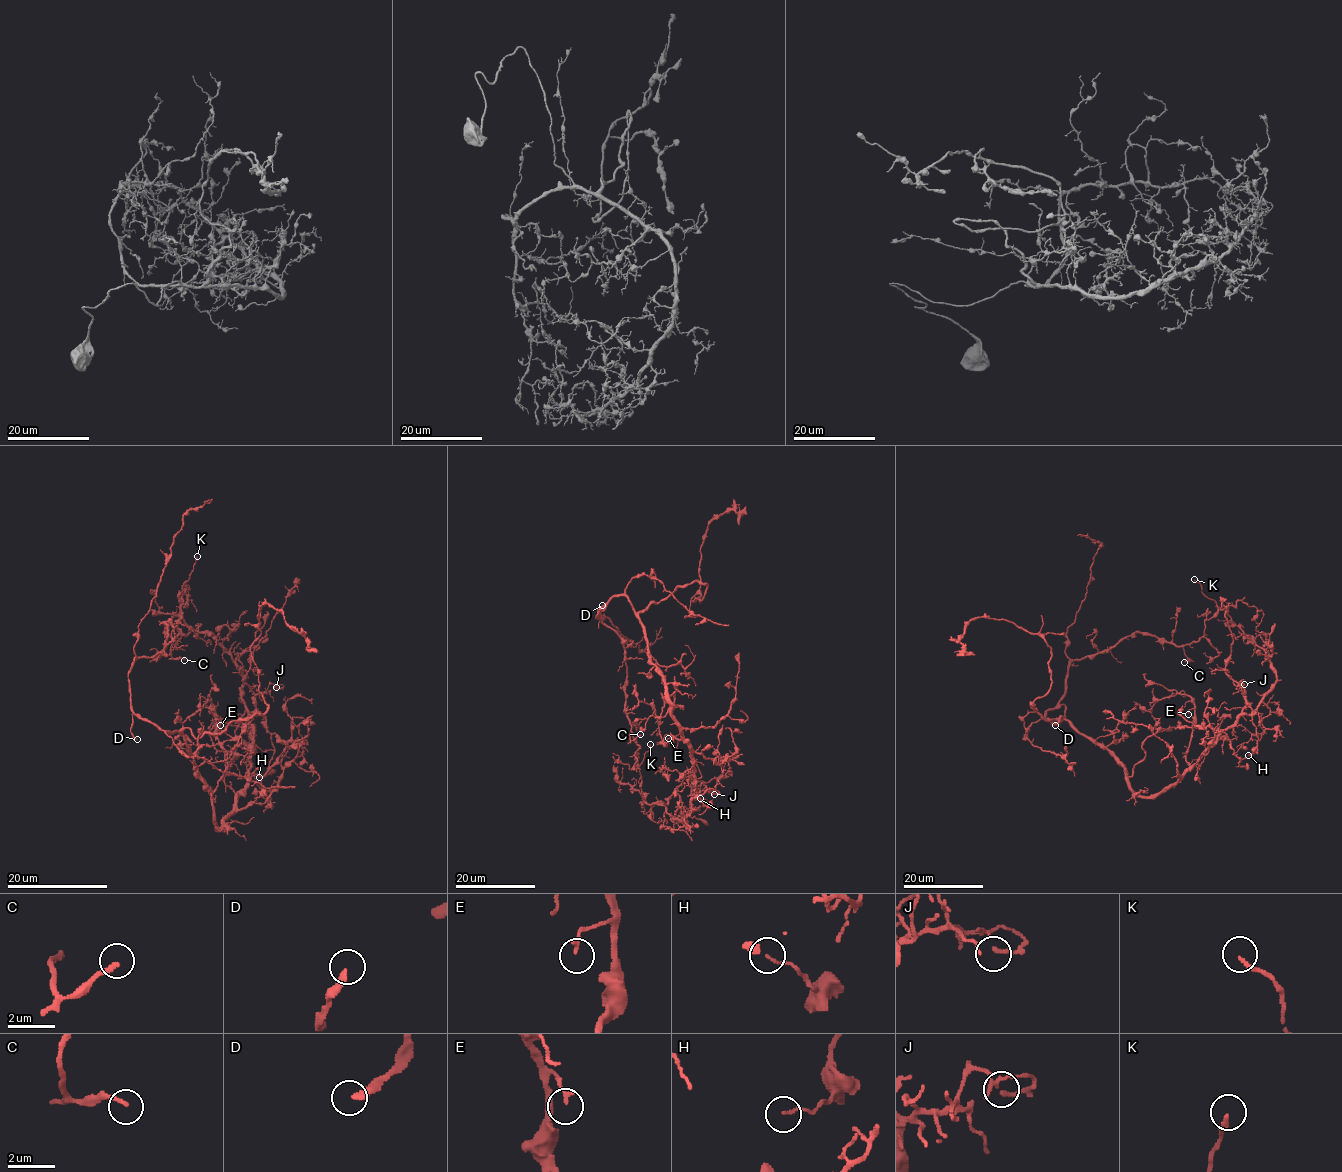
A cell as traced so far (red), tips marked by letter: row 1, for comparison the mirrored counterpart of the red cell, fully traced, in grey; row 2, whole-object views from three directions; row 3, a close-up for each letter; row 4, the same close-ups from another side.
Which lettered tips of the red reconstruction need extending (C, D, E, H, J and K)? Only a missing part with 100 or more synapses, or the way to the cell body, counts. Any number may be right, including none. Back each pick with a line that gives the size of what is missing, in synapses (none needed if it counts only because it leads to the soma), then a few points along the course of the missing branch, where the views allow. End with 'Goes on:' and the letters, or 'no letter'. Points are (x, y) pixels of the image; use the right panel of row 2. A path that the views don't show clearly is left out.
D: course (1055, 725), (960, 751), (932, 747), (912, 729), (923, 725), (1054, 780)
Goes on: D

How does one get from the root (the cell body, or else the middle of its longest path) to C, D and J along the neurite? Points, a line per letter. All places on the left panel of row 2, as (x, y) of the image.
C: (195, 761), (178, 732), (134, 713), (128, 677), (135, 660), (164, 647), (164, 623), (171, 655), (184, 660)
D: (195, 761), (191, 748), (178, 732), (158, 729), (134, 714), (130, 732), (137, 739)
J: (195, 761), (211, 792), (217, 829), (247, 784), (255, 696), (270, 684), (283, 686), (276, 687)

